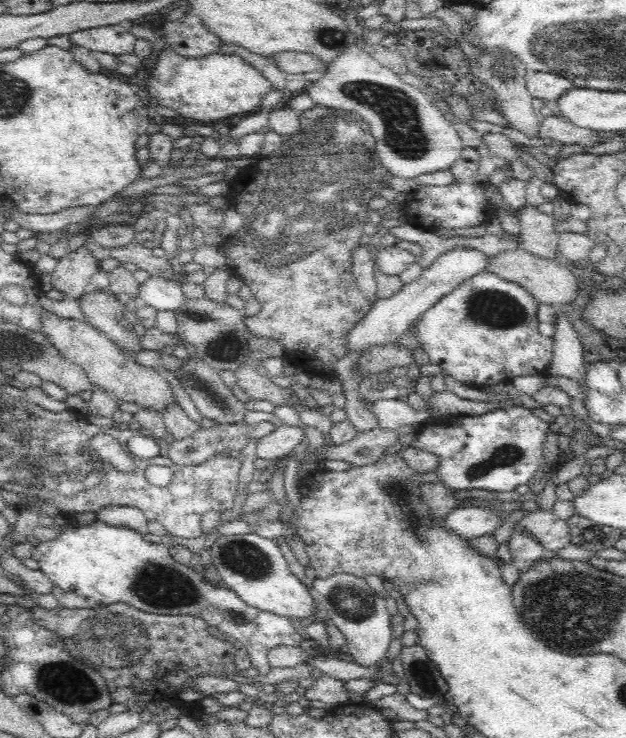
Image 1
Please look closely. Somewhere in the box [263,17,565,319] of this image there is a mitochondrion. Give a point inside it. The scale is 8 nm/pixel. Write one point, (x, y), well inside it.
(395, 116)

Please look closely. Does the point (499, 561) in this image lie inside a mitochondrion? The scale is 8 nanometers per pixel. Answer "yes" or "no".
no

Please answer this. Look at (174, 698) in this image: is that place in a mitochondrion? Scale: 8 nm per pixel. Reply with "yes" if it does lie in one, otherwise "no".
no

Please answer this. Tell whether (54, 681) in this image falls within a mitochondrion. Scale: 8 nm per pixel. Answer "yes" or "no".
yes

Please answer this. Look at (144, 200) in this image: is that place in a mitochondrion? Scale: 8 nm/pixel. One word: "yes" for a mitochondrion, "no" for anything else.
no

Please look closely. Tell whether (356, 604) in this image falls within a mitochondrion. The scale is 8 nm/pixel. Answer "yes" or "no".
yes

